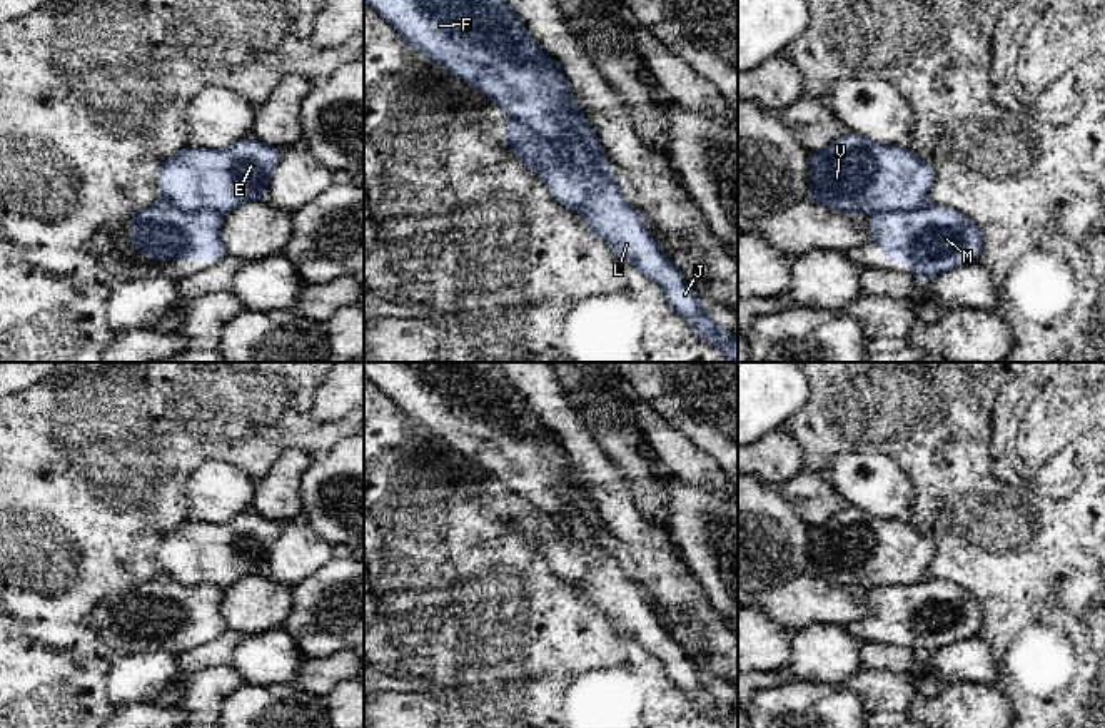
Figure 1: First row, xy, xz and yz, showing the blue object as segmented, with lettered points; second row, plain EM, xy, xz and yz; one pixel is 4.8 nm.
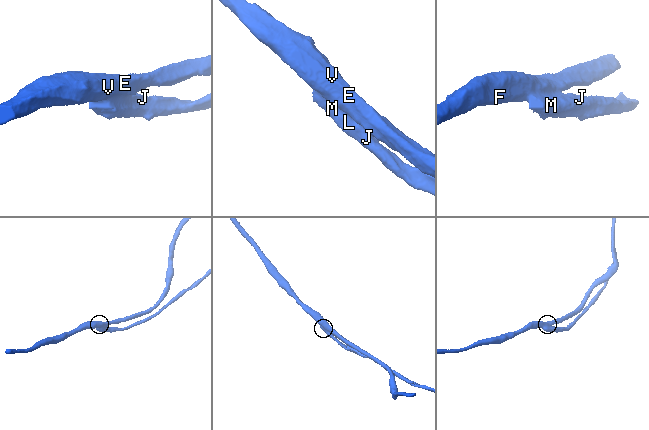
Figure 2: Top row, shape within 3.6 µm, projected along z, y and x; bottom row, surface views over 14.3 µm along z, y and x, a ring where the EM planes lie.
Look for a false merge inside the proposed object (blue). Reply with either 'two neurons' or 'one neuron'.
two neurons

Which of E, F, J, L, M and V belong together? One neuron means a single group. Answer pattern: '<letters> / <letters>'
E F V / J L M

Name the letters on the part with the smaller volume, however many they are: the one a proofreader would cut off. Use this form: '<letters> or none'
J, L, M

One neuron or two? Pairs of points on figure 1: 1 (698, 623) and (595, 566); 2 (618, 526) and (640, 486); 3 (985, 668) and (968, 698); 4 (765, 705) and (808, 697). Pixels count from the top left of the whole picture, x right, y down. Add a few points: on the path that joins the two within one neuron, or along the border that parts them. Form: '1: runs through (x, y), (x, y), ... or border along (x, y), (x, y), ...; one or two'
1: border along (650, 606), (665, 630), (675, 638); two
2: border along (613, 463), (623, 473), (635, 503), (660, 526); two
3: border along (950, 682), (985, 682), (992, 685); two
4: runs through (775, 705), (798, 705); one

